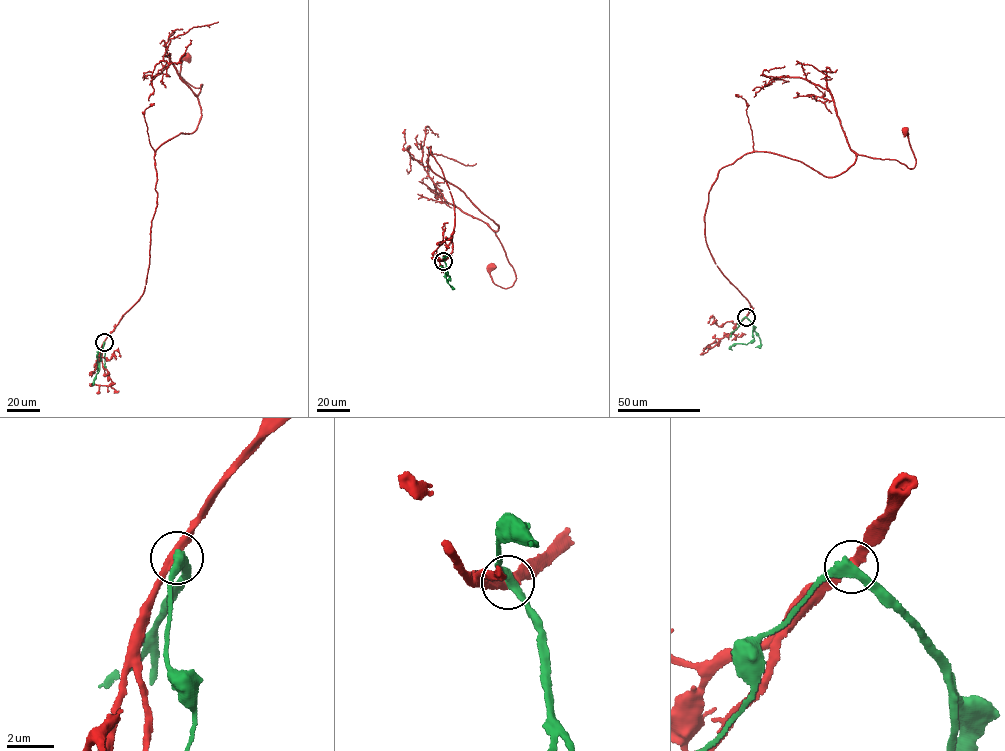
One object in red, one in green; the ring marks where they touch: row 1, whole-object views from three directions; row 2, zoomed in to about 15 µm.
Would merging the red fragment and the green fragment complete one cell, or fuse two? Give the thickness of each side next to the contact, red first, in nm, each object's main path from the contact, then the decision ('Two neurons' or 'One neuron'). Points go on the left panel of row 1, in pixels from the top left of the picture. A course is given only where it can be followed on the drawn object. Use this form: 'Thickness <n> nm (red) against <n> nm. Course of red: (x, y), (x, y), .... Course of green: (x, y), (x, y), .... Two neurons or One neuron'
Thickness 320 nm (red) against 400 nm. Course of red: (103, 342), (146, 283), (154, 152), (192, 133), (201, 115), (202, 85), (180, 75), (187, 57). Course of green: (103, 342), (93, 385). Two neurons

